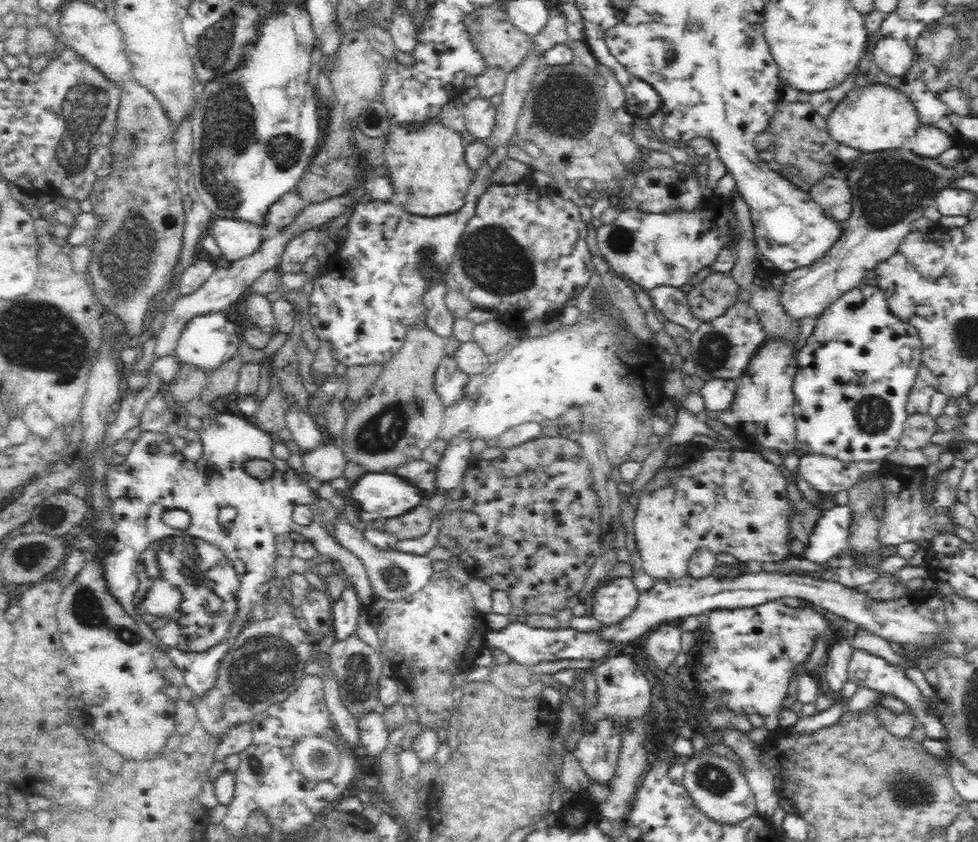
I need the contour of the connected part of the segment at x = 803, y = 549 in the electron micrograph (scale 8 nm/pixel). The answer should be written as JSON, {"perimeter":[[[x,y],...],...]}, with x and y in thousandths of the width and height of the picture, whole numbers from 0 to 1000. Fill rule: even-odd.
{"perimeter":[[[866,599],[845,606],[835,618],[826,644],[818,647],[819,667],[826,673],[843,673],[850,663],[864,660],[868,653],[869,620],[871,607]]]}

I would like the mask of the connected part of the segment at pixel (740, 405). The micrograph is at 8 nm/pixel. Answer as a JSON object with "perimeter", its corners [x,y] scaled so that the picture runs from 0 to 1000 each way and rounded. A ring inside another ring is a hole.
{"perimeter":[[[784,404],[783,411],[769,423],[765,437],[755,450],[757,455],[747,486],[736,489],[733,499],[753,515],[767,521],[779,539],[793,548],[812,536],[814,527],[810,451],[815,436],[815,418],[810,414],[812,411],[808,407]]]}

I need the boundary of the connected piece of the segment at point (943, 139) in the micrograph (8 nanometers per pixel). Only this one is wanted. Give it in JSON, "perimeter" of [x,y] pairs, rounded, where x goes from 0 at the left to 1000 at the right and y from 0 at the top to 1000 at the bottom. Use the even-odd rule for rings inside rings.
{"perimeter":[[[945,147],[939,151],[933,164],[926,166],[924,177],[935,181],[941,188],[957,188],[963,181],[971,178],[973,173],[976,173],[976,170],[972,162],[969,162],[960,152]]]}

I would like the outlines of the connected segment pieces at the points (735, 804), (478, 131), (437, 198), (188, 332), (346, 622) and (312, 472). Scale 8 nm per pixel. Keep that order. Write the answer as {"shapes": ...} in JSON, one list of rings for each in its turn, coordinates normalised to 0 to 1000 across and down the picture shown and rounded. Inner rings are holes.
{"shapes":[[[[720,892],[699,901],[698,905],[700,909],[698,933],[722,970],[732,974],[735,979],[753,979],[775,964],[772,944],[756,905]]],[[[495,115],[483,116],[473,127],[473,139],[476,153],[482,165],[495,165],[501,162],[505,152],[506,137],[511,133],[511,128],[506,126],[502,118]]],[[[449,135],[425,151],[401,147],[394,164],[390,192],[399,207],[404,242],[429,257],[467,251],[474,242],[485,204],[475,189],[476,175],[476,163],[455,148]]],[[[228,371],[212,372],[196,378],[189,385],[182,404],[177,428],[186,431],[204,433],[214,442],[228,428],[243,420],[246,401],[242,398],[237,384]]],[[[358,691],[350,701],[348,710],[339,713],[338,716],[342,746],[339,759],[351,759],[365,748],[368,722],[372,722],[372,720],[368,715],[363,696]]],[[[334,518],[323,534],[309,539],[310,558],[321,576],[335,572],[352,561],[355,546],[352,536],[346,531],[347,529]]]]}

